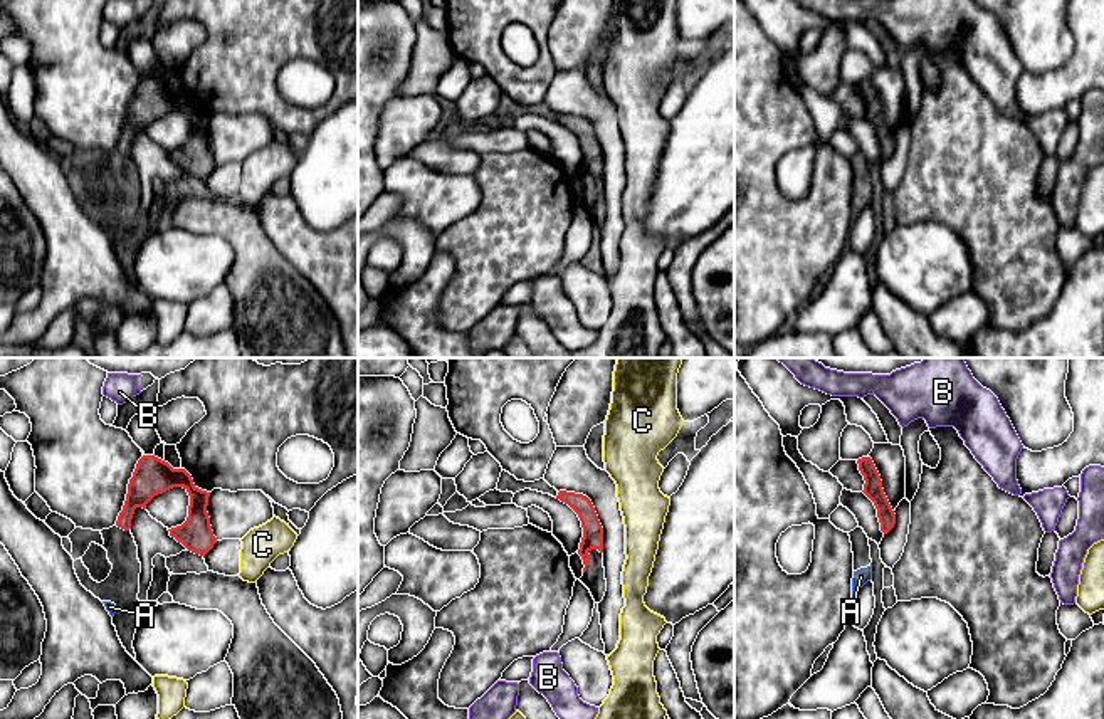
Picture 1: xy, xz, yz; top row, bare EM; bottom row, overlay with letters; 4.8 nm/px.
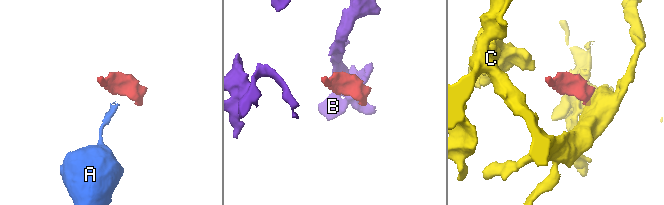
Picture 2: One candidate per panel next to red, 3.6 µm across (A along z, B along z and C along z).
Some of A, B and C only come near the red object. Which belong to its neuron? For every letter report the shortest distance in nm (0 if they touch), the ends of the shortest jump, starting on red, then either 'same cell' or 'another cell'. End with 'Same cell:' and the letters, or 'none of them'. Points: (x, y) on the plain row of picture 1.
A: 160 nm | yz (884, 157), (871, 187) | another cell
B: 220 nm | yz (869, 81), (901, 49) | another cell
C: 110 nm | xz (602, 152), (624, 146) | another cell
Same cell: none of them

